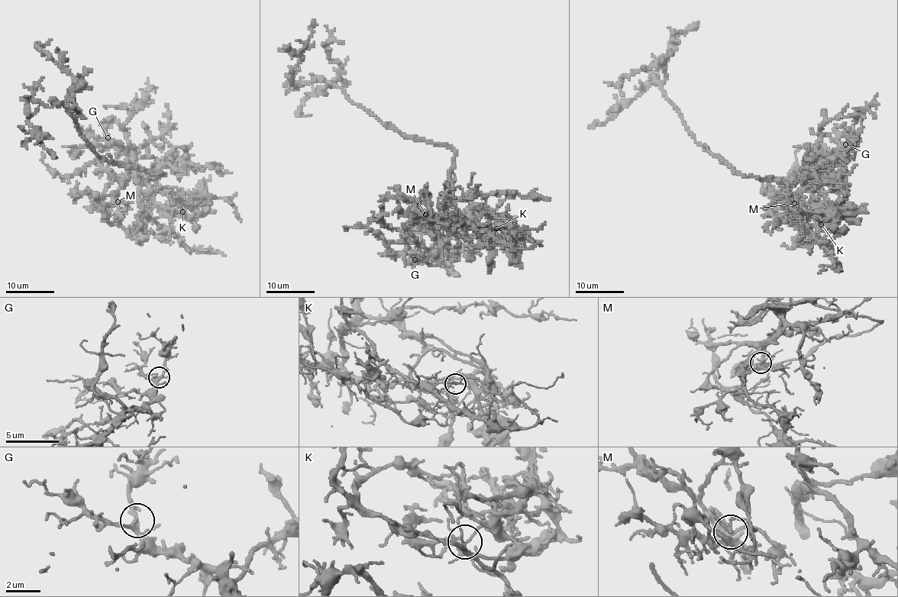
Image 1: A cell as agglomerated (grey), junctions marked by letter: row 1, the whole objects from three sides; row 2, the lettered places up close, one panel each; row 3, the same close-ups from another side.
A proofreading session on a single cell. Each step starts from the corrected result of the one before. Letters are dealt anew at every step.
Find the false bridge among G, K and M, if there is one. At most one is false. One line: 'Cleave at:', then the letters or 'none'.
Cleave at: none

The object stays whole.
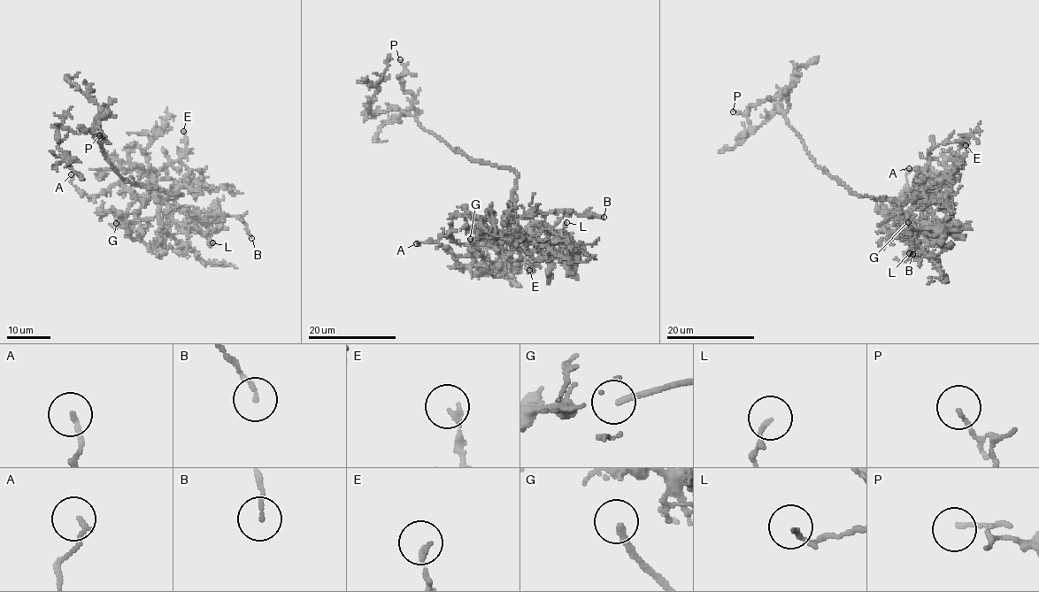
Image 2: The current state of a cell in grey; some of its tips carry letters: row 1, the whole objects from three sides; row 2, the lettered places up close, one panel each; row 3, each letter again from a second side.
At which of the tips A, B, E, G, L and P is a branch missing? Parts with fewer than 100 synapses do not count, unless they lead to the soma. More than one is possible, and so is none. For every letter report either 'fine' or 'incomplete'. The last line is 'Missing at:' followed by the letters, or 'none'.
A: fine
B: fine
E: fine
G: incomplete
L: fine
P: fine
Missing at: G

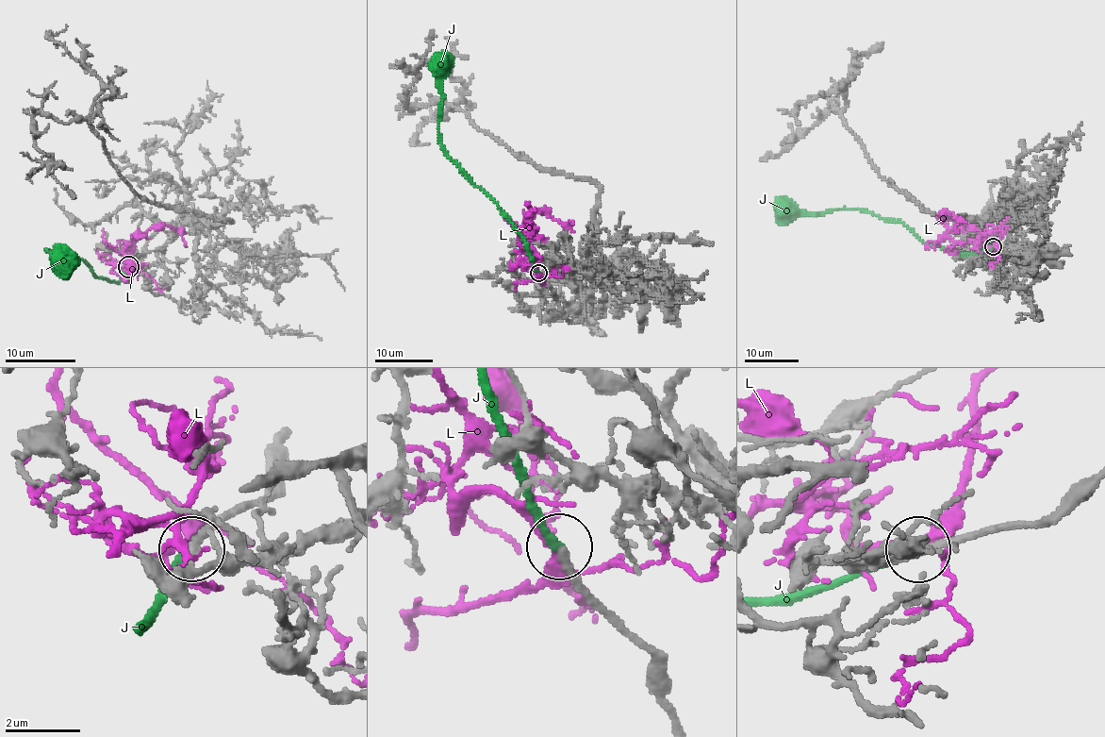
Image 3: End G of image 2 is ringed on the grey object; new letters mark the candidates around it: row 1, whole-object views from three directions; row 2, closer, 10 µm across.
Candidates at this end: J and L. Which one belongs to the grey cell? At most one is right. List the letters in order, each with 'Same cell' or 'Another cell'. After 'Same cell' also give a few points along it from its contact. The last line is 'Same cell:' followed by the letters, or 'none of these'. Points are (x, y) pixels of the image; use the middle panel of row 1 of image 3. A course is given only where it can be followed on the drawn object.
J: Same cell. Its course: (539, 272), (524, 238), (498, 204), (443, 148), (438, 133), (438, 113), (441, 78), (447, 68), (440, 63)
L: Another cell
Same cell: J

